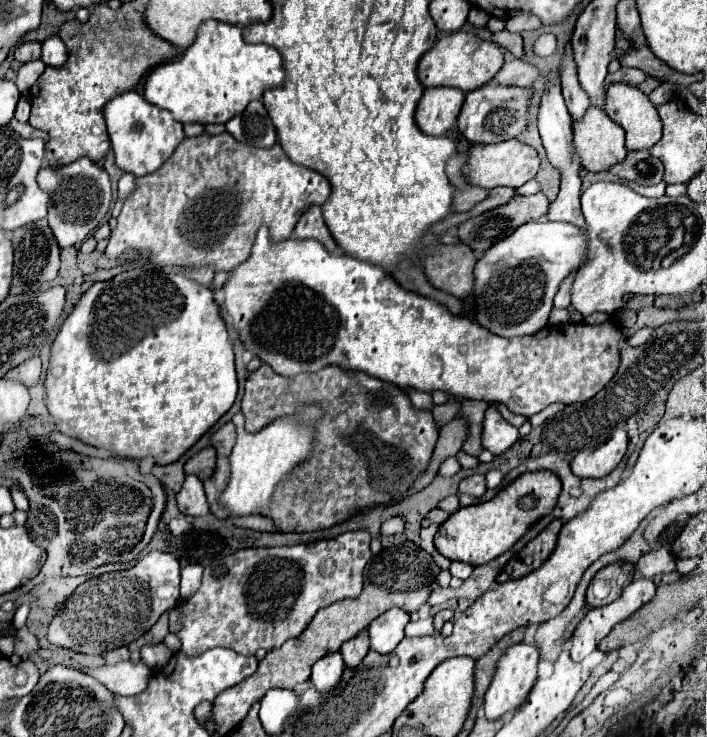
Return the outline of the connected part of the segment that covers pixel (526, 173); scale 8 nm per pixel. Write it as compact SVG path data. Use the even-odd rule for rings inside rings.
M511 138L497 144L473 144L469 148L469 160L467 160L467 178L473 180L473 184L479 184L481 188L495 188L495 186L511 186L519 188L527 180L531 180L539 170L539 156L535 148Z

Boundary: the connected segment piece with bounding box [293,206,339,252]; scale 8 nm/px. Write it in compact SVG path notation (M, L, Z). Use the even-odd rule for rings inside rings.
M311 206L297 222L295 230L293 230L293 238L299 238L299 240L319 240L329 252L337 252L339 246L335 246L335 240L323 220L323 214L321 214L321 208L319 206Z

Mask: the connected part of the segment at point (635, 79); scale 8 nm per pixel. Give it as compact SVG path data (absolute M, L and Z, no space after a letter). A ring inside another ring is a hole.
M621 66L621 70L617 70L615 74L607 74L607 86L609 84L615 84L615 82L627 82L631 86L637 86L639 82L645 80L645 72L639 70L639 68L625 68Z

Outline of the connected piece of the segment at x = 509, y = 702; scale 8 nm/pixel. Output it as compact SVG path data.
M513 644L511 648L507 648L507 652L499 658L499 664L495 668L495 676L485 692L485 716L487 720L497 720L503 716L509 716L515 708L519 708L519 704L523 704L527 700L527 694L531 692L535 678L537 678L537 660L539 660L539 650L535 648L535 644Z

